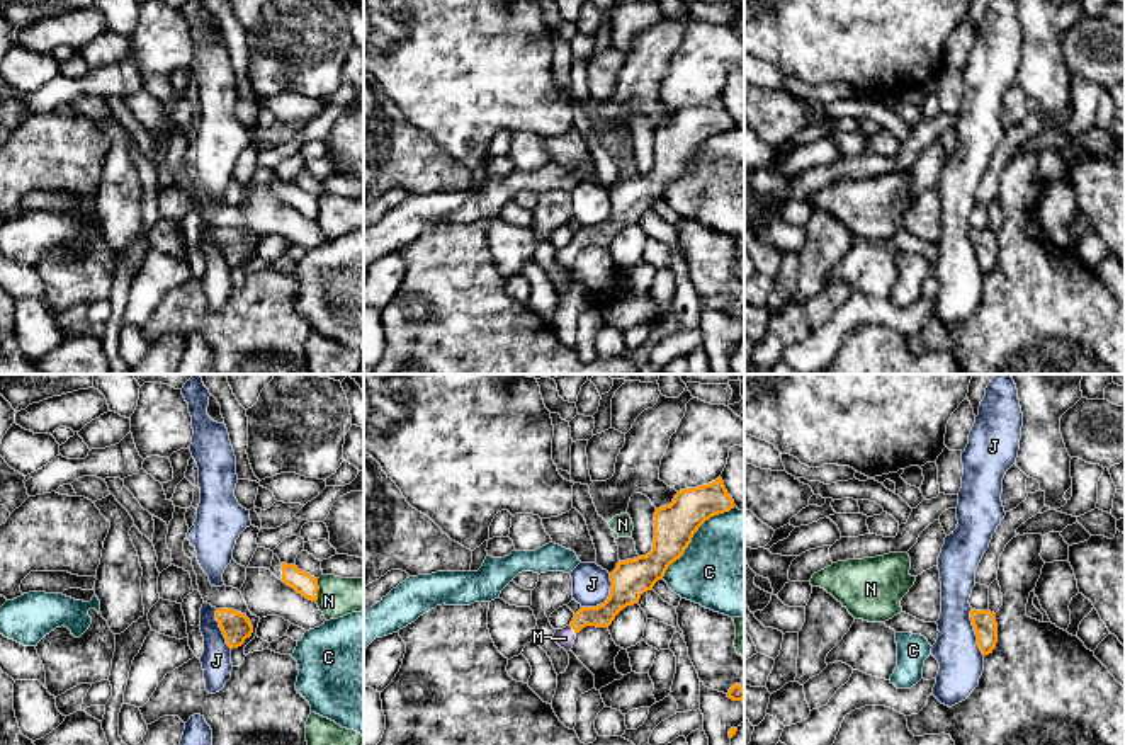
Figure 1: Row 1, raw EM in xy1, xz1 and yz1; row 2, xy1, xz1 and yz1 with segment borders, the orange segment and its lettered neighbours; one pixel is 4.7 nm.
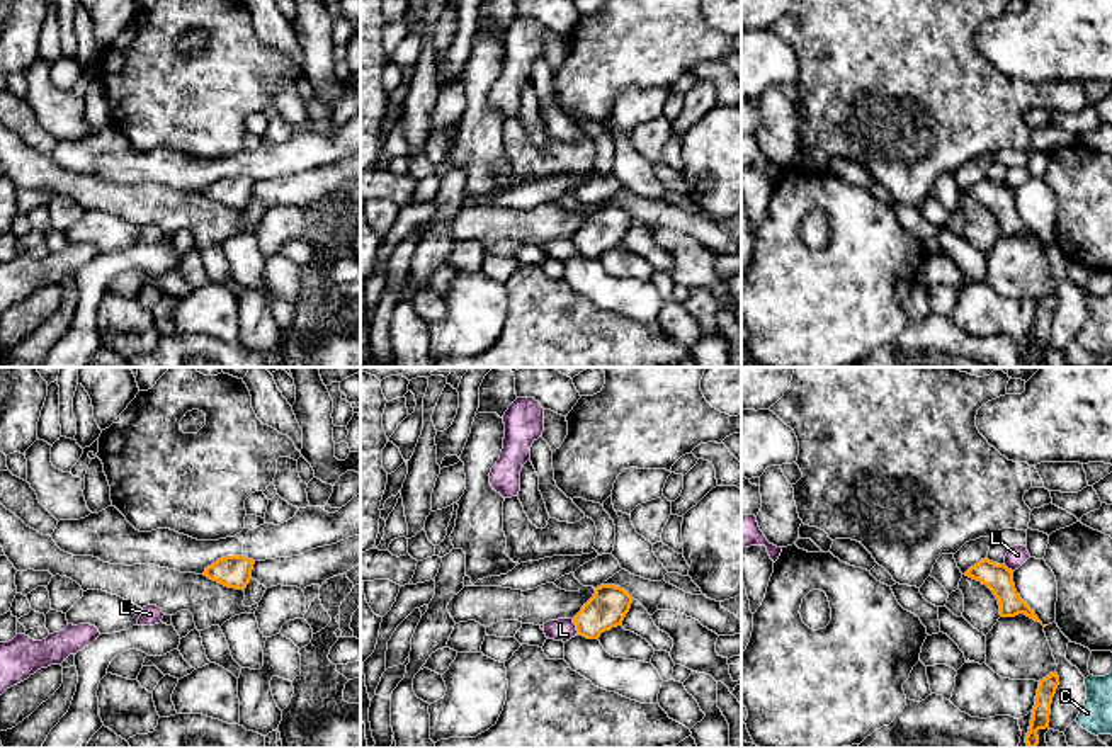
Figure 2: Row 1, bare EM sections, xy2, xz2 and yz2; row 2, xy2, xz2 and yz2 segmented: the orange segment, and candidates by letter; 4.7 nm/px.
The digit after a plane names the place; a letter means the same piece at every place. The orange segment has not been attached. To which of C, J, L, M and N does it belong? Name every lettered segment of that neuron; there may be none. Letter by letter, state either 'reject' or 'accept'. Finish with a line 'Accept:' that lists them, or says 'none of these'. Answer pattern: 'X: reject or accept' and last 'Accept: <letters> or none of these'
C: reject
J: reject
L: reject
M: accept
N: reject
Accept: M

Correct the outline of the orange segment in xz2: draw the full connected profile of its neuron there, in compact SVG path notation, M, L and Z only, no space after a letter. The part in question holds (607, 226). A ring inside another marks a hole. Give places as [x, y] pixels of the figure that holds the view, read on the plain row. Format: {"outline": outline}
{"outline": "M600 204L593 216L573 236L573 243L580 255L599 258L602 252L622 245L629 231L633 216L621 206Z"}

